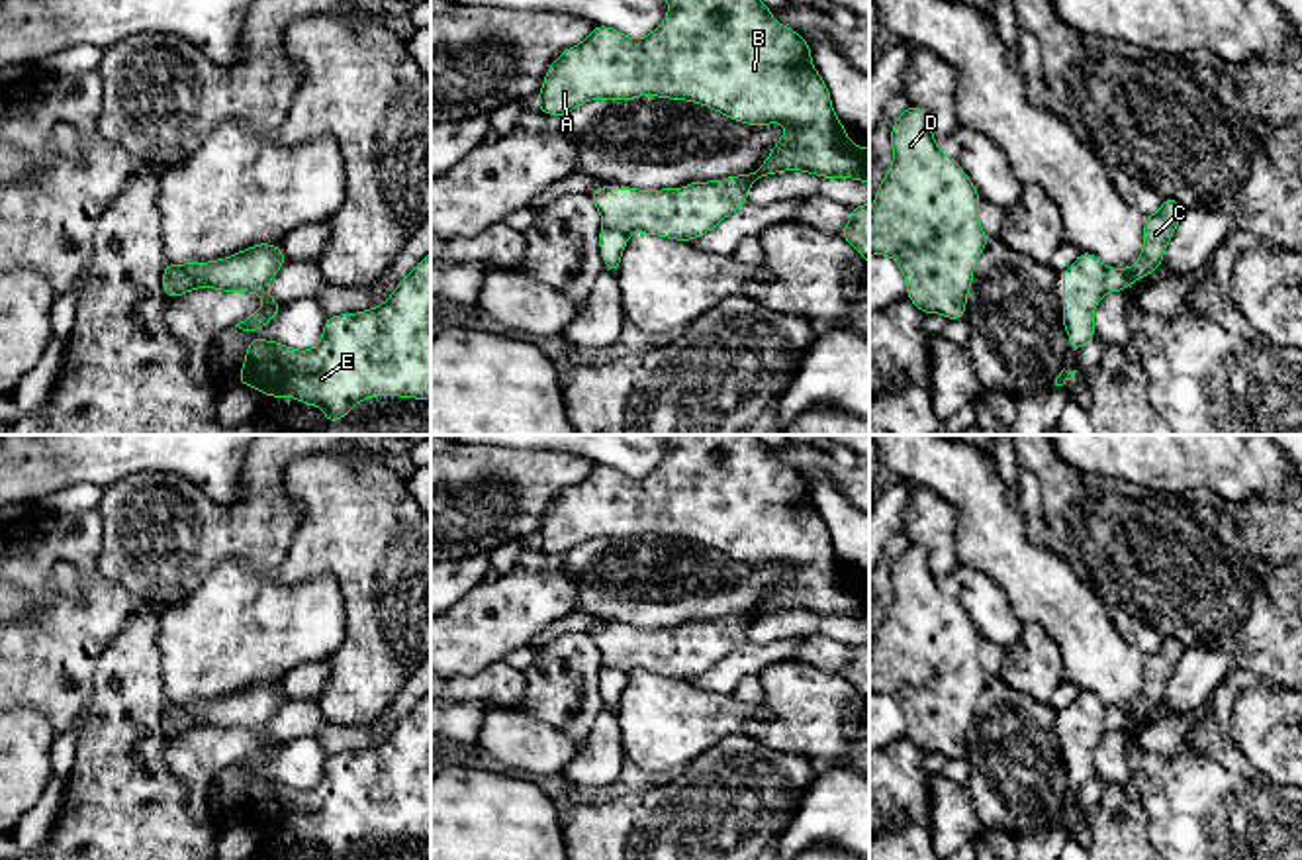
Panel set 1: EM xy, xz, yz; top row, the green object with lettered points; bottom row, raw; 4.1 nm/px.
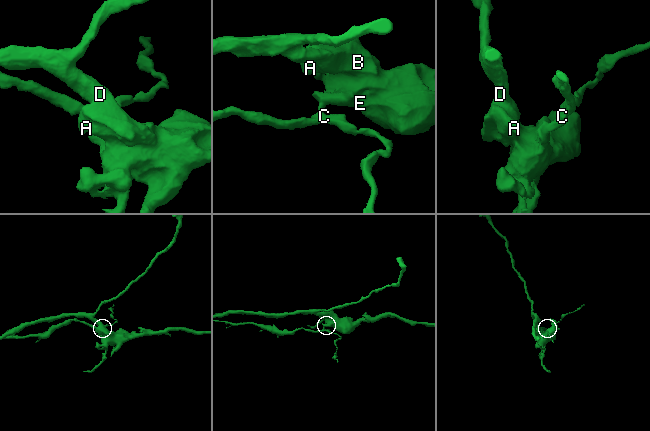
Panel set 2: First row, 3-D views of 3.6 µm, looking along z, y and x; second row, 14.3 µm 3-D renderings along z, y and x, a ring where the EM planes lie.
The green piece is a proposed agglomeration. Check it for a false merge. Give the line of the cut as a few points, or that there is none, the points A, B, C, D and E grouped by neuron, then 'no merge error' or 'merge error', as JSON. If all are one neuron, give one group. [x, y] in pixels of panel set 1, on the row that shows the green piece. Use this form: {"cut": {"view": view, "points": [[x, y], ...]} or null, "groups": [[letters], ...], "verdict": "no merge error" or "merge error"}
{"cut": {"view": "xy", "points": [[171, 265], [177, 288], [167, 296]]}, "groups": [["A", "B", "D", "E"], ["C"]], "verdict": "merge error"}

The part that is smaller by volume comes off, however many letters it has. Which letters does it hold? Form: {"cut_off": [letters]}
{"cut_off": ["C"]}

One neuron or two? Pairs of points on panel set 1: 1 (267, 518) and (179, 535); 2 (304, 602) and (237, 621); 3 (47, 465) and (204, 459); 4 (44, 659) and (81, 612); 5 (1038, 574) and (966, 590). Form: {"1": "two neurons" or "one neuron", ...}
{"1": "one neuron", "2": "one neuron", "3": "one neuron", "4": "one neuron", "5": "two neurons"}

